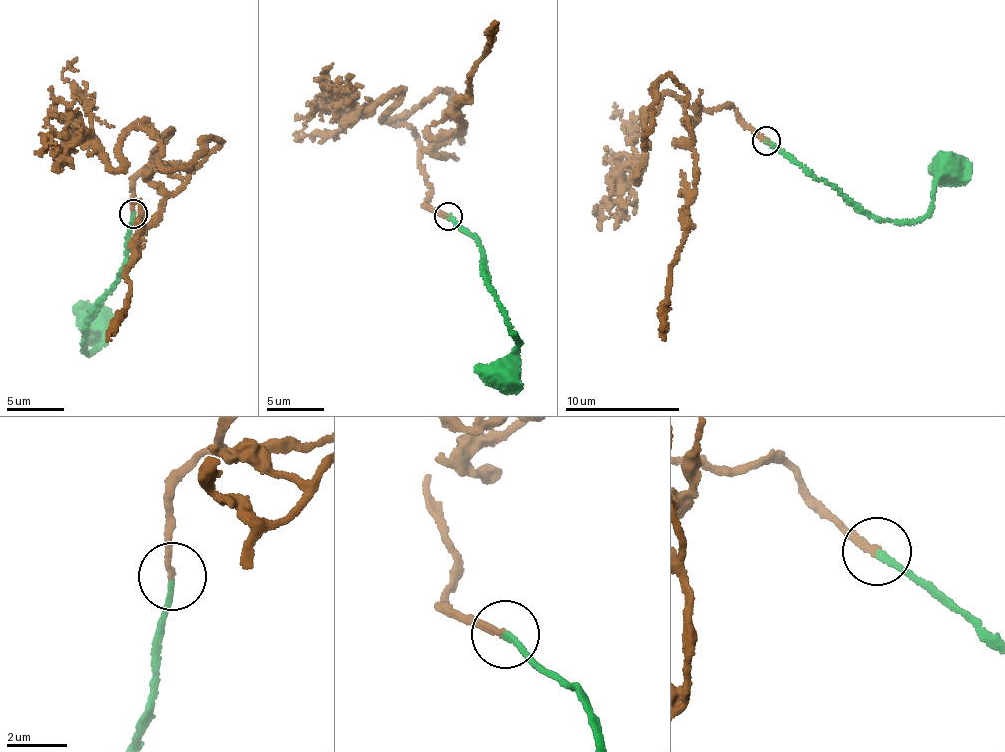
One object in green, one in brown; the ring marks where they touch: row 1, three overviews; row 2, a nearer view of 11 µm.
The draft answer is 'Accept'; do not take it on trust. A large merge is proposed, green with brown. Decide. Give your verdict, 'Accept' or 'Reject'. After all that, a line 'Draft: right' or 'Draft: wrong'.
Accept
Draft: right

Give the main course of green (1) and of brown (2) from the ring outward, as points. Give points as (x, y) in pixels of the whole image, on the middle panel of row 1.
1: (449, 215), (480, 243), (481, 258), (495, 300), (510, 324), (519, 346), (500, 364), (497, 387)
2: (449, 215), (429, 208), (405, 122), (447, 92), (462, 139), (458, 108), (498, 22)

